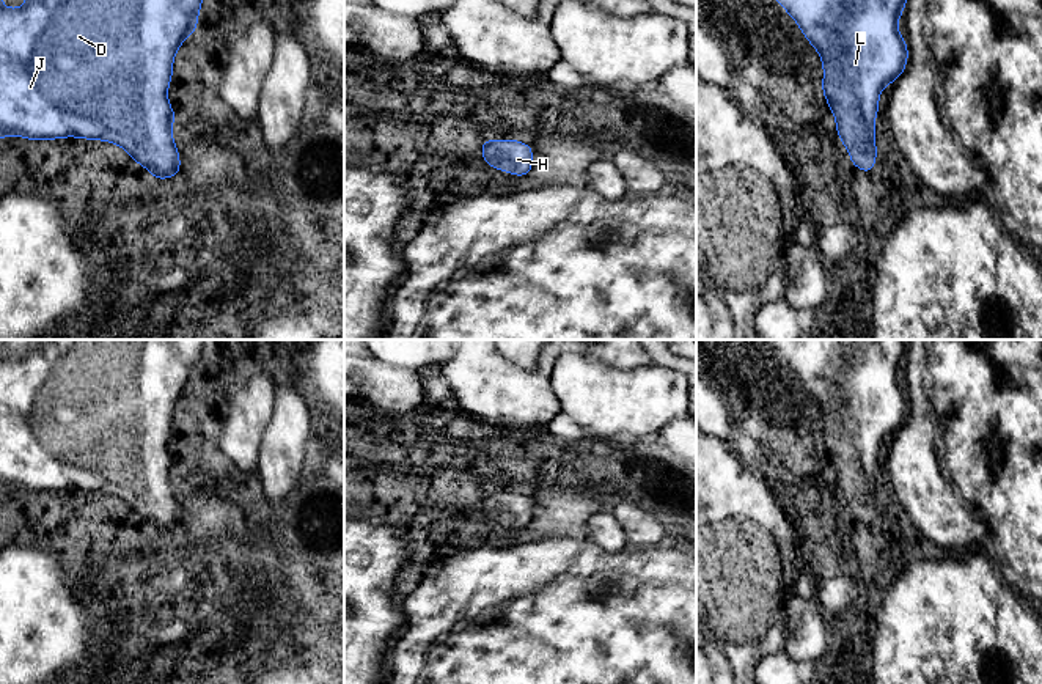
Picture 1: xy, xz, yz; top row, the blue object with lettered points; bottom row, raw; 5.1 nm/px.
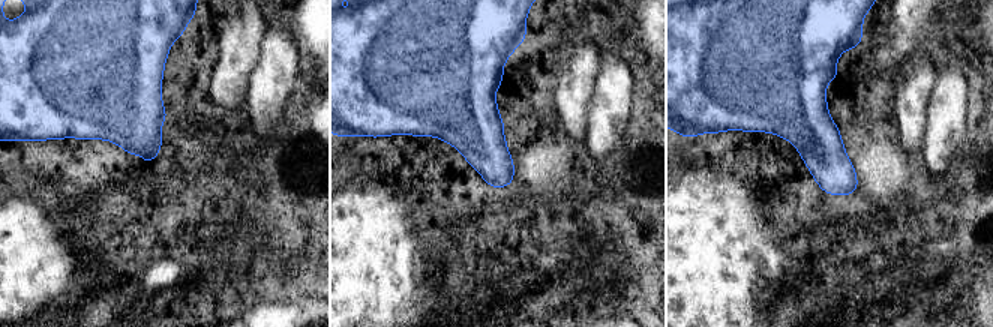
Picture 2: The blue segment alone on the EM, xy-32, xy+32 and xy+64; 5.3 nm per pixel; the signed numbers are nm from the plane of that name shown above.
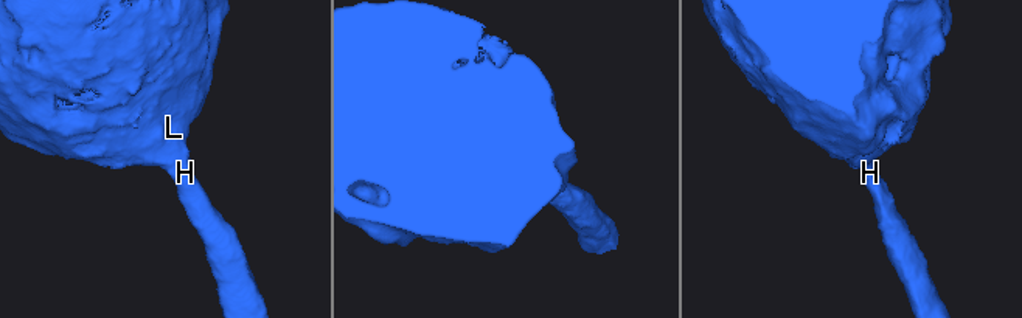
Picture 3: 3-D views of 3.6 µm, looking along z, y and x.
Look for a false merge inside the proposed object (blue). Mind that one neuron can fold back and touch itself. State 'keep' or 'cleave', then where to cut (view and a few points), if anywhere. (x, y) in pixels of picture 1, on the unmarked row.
keep; no cut

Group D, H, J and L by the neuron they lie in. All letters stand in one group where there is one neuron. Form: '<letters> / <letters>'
D H J L

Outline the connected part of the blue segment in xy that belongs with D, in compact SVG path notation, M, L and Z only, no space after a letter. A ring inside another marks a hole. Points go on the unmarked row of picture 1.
M0 340L0 491L77 489L124 500L156 533L181 525L171 487L176 472L168 454L173 412L198 377L207 340ZM3 343L22 343L27 357L5 360Z

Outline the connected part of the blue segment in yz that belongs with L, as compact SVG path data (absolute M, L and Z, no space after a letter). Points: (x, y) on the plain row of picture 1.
M762 340L786 362L803 388L819 404L822 443L836 470L836 484L852 517L872 525L877 502L874 472L882 442L902 428L908 412L897 371L904 366L908 340Z

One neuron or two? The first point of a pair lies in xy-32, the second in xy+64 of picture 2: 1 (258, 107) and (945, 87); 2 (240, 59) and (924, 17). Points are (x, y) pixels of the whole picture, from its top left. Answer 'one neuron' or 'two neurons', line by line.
1: one neuron
2: two neurons

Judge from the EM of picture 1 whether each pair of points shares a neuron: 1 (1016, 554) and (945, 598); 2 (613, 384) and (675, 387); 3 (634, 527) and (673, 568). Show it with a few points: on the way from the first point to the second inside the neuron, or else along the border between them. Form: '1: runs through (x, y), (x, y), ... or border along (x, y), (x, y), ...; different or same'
1: border along (961, 552), (979, 549), (1008, 581), (1023, 590); different
2: runs through (629, 387), (659, 387); same
3: border along (656, 544), (629, 547); different

